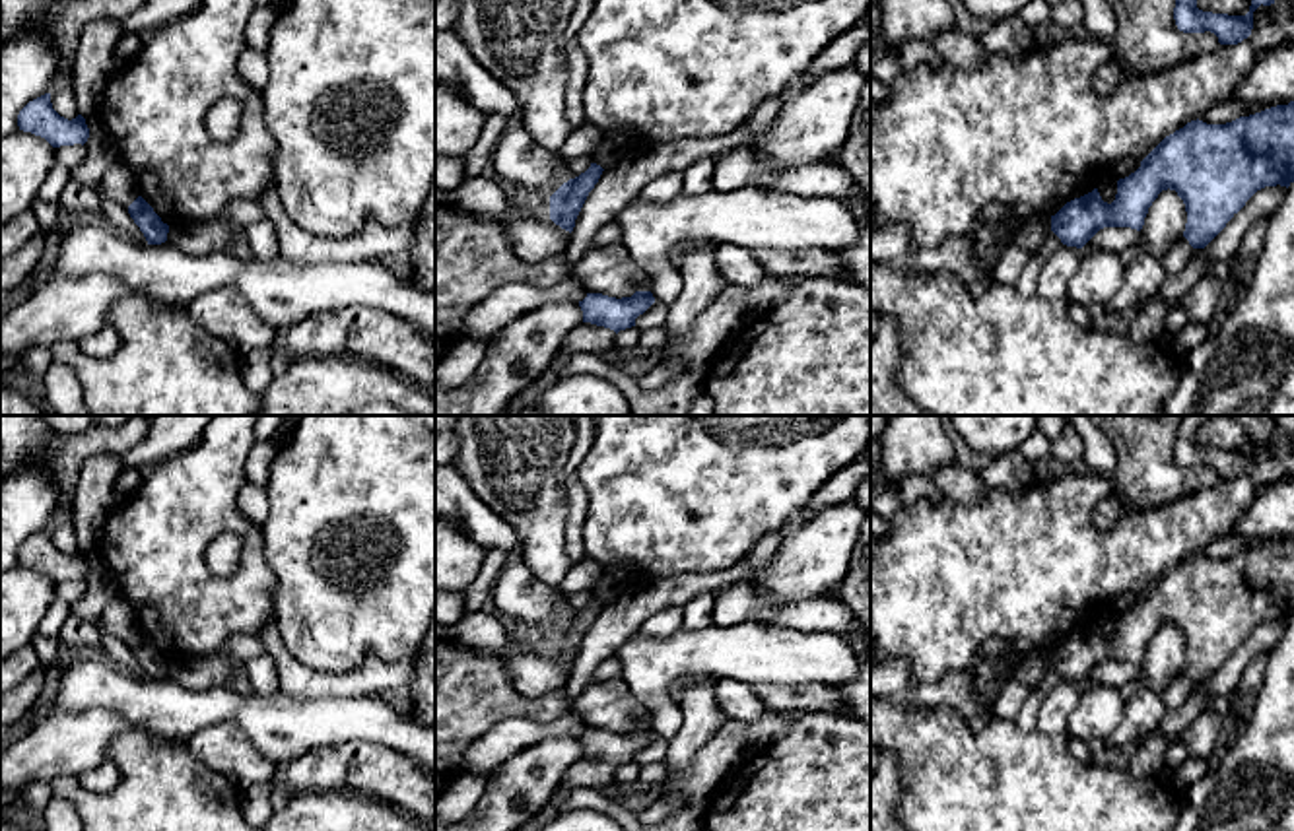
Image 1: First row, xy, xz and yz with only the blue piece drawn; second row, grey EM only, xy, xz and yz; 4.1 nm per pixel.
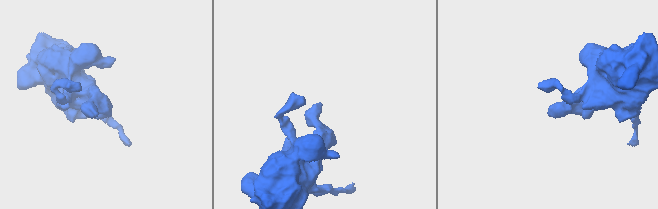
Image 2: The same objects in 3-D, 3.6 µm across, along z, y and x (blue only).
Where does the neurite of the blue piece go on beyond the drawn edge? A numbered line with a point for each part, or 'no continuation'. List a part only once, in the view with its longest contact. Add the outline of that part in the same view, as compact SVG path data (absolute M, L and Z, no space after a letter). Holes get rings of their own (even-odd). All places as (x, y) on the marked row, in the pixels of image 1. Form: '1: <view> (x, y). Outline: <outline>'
no continuation

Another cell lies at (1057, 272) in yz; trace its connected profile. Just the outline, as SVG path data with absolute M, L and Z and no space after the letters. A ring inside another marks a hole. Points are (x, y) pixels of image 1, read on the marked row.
M1061 245L1041 266L1036 295L1047 301L1069 299L1069 285L1080 266L1082 250Z

